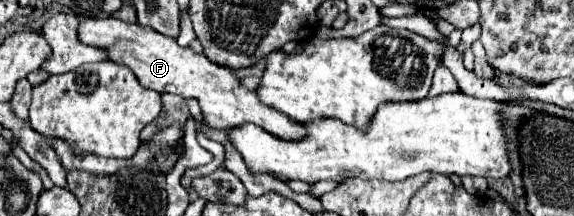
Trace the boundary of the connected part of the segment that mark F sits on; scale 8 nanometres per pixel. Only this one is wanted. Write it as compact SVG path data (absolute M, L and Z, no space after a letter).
M106 17L106 19L82 19L78 27L80 41L96 47L104 47L110 53L110 61L126 65L134 71L136 79L146 87L158 93L174 93L180 97L196 97L200 101L200 109L204 119L216 129L230 129L244 123L254 123L266 129L272 135L284 139L302 139L304 127L290 121L284 113L270 109L258 101L254 91L248 91L240 85L240 81L226 69L212 61L206 55L194 53L190 47L180 47L174 37L166 37L162 33L154 33L154 29L146 29L138 23L126 23L122 19Z

